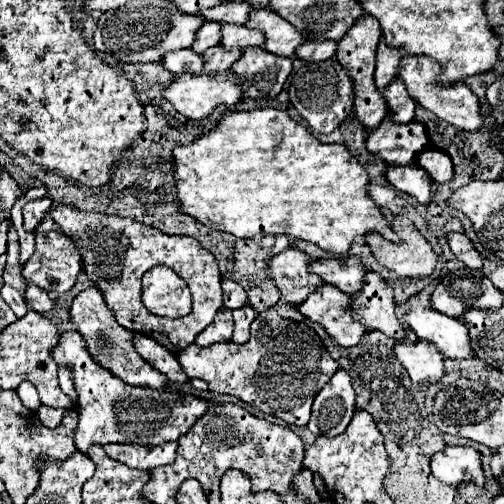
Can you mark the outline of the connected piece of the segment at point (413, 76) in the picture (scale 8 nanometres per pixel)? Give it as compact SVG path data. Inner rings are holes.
M405 56L399 66L399 78L403 78L409 94L427 110L431 110L435 116L441 120L467 130L467 132L477 132L483 126L483 112L481 112L481 102L479 98L467 88L465 82L453 84L453 86L443 86L439 82L441 76L441 66L427 56Z

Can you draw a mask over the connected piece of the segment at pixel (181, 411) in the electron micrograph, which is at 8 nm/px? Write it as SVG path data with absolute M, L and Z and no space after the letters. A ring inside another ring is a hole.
M75 330L61 334L61 340L57 342L57 348L51 350L51 356L59 368L69 368L69 372L73 372L75 390L79 394L79 426L75 432L75 444L81 452L87 452L93 444L163 444L177 440L207 408L205 400L199 400L193 394L183 394L179 390L157 392L125 384L121 378L113 376L89 358L85 342Z

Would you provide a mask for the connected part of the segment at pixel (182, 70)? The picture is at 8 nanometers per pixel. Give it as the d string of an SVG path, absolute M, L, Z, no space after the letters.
M181 48L177 52L169 52L165 58L163 58L163 64L169 72L173 72L175 76L181 76L181 74L201 74L203 72L203 56L193 52L193 48Z

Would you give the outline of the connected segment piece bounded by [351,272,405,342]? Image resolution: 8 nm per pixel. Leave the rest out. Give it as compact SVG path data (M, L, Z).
M377 272L365 276L365 286L357 296L353 296L351 306L359 322L369 330L381 330L397 342L405 338L405 330L395 316L397 304L393 300L393 288Z

